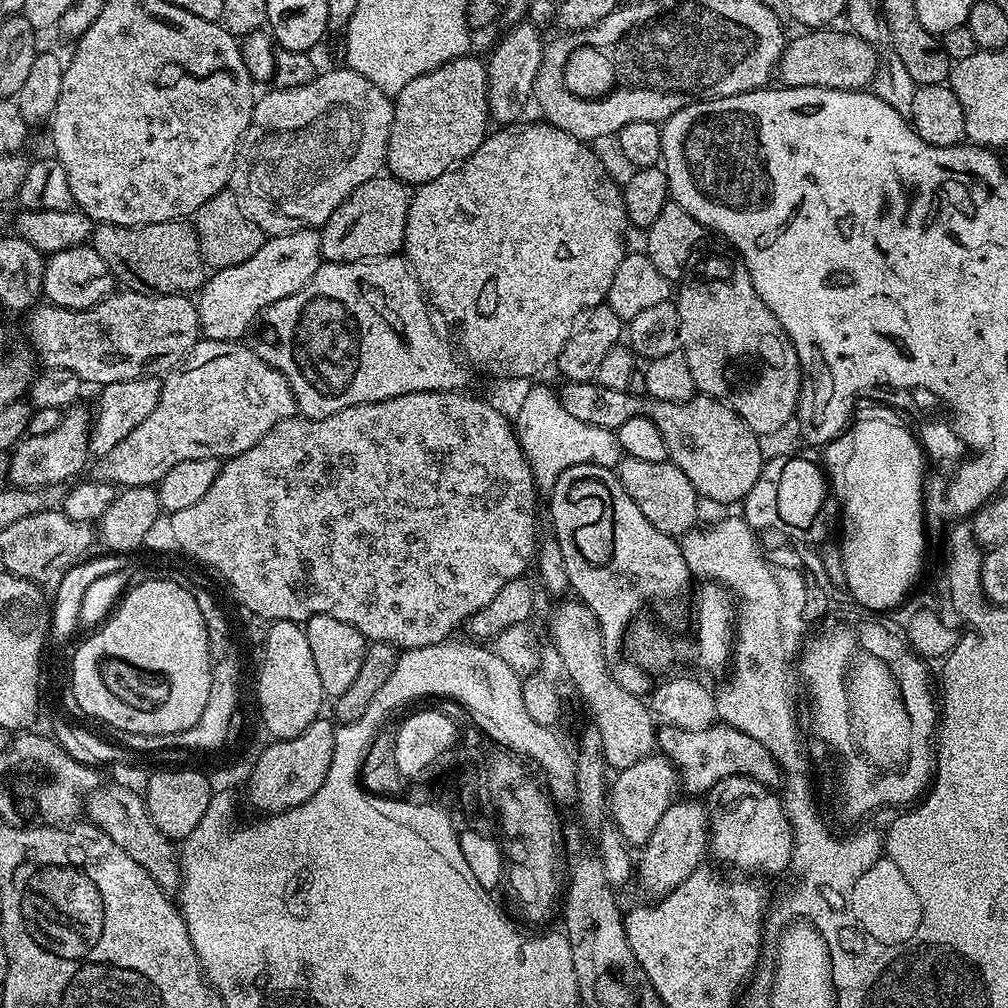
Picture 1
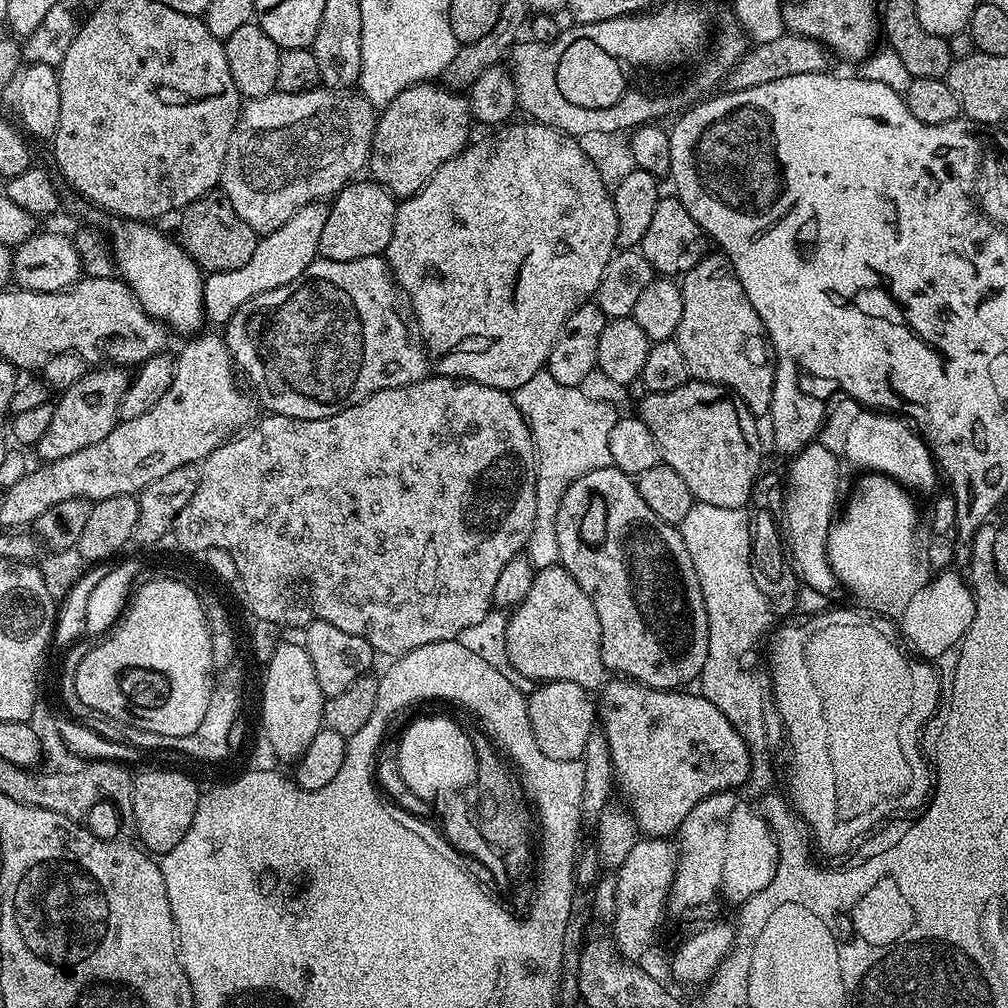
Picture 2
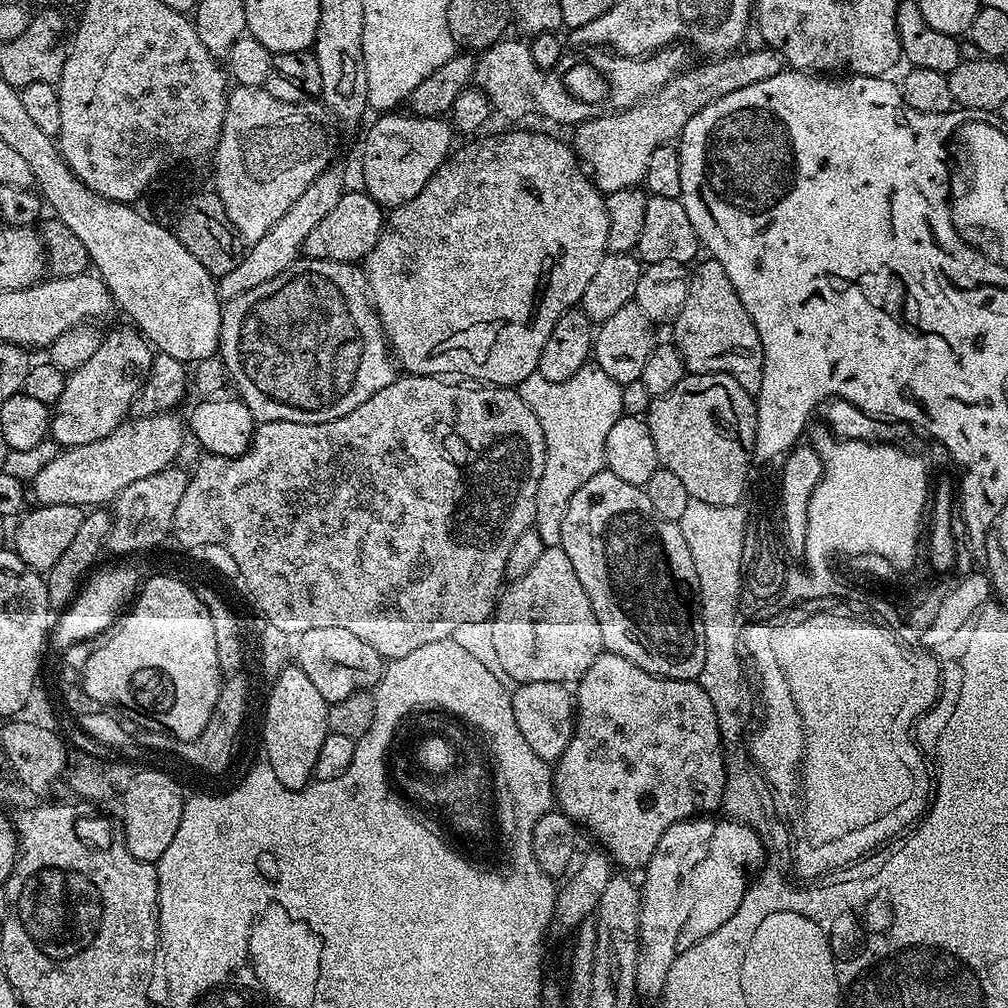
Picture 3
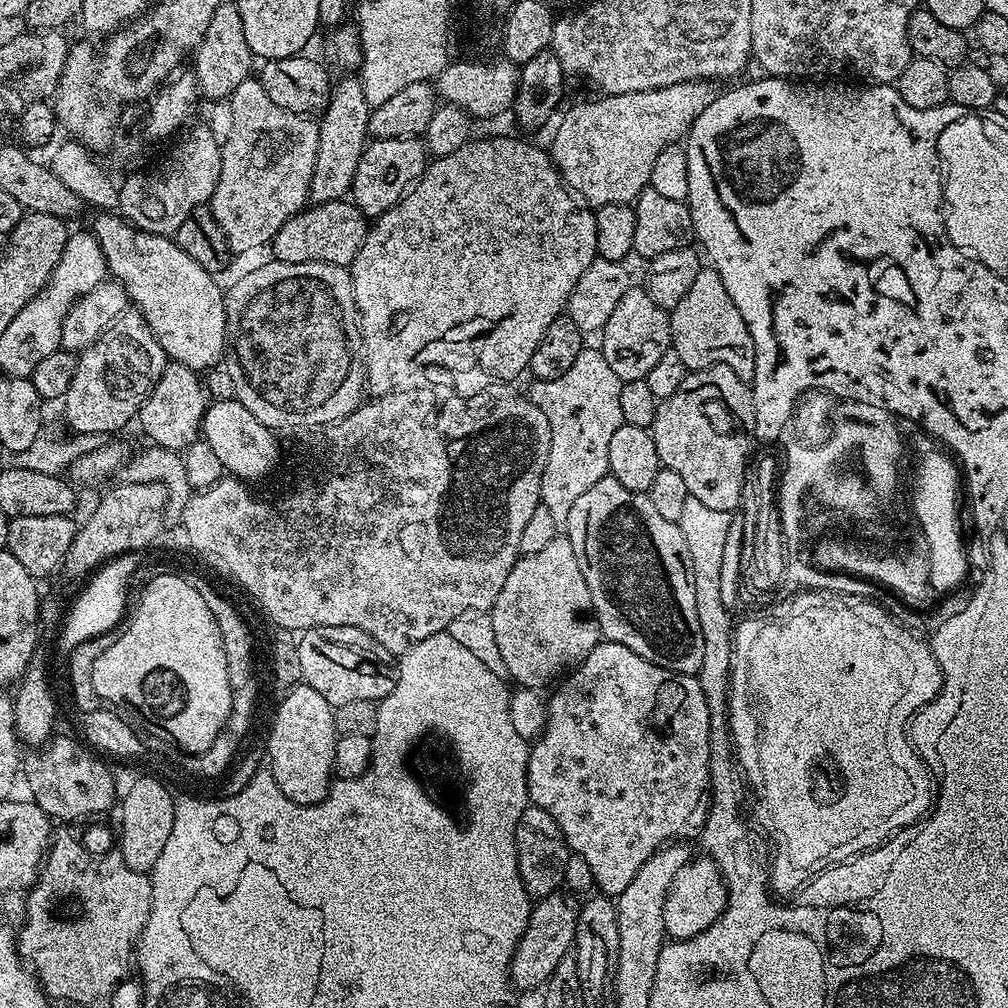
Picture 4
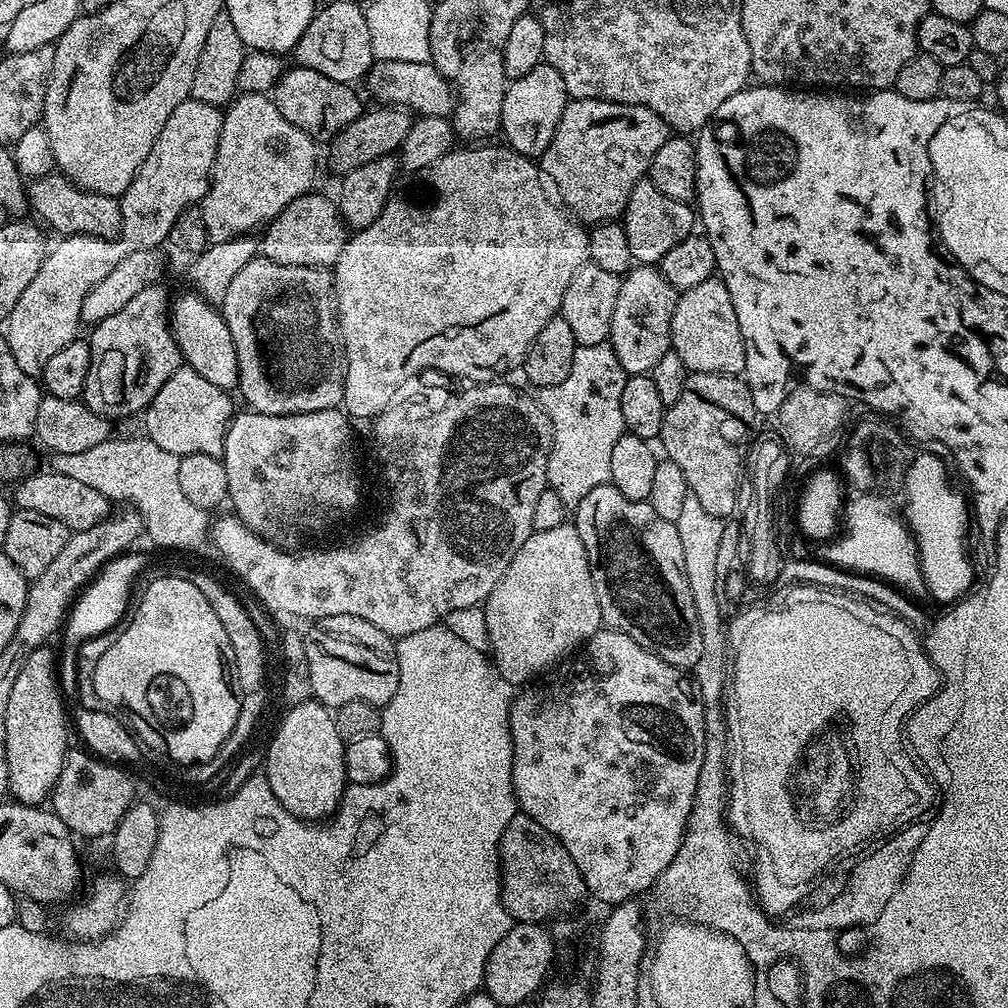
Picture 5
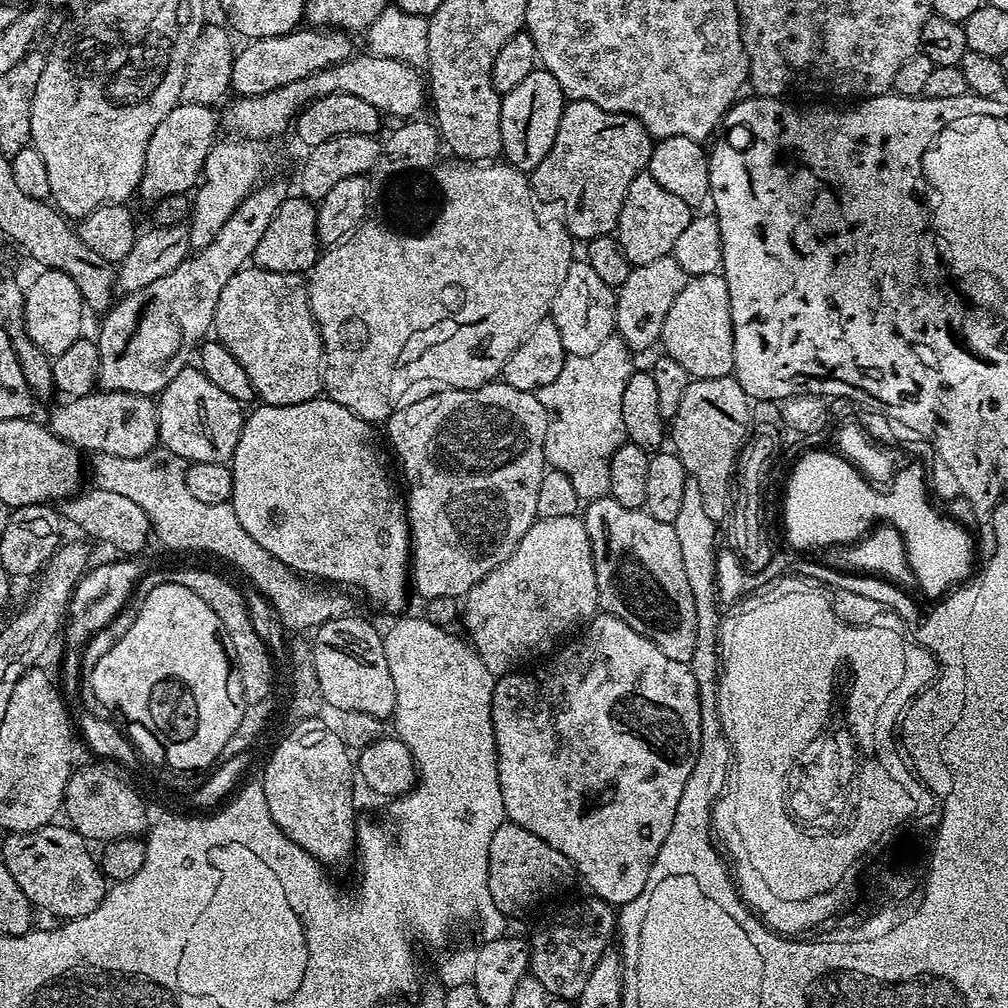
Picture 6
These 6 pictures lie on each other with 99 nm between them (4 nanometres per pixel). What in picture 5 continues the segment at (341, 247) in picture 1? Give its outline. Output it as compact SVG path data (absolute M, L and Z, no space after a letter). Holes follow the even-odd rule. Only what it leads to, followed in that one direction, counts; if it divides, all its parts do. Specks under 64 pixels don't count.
M313 190L294 198L277 216L267 221L264 237L259 237L258 248L263 259L278 262L278 266L310 266L331 269L338 262L338 254L346 246L349 229L340 219L337 201Z

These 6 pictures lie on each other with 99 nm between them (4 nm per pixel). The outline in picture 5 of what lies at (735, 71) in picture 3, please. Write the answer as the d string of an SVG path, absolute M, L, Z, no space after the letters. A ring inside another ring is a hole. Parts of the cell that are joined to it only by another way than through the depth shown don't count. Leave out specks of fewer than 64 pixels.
M569 99L568 105L562 110L558 130L554 130L550 146L546 146L544 153L538 157L538 164L543 175L556 183L557 190L564 195L565 202L569 204L567 207L575 219L588 226L602 224L605 220L623 217L634 186L647 177L654 154L658 154L662 142L666 142L669 135L667 122L654 114L654 110L641 104L619 104L602 99Z

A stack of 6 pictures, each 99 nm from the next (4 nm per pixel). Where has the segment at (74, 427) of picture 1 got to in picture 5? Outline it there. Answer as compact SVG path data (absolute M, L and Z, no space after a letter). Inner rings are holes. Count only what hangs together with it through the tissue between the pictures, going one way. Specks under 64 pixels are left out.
M160 286L144 288L142 294L130 298L118 314L110 314L100 324L91 329L92 336L88 340L90 346L90 374L86 374L86 386L82 397L83 404L109 422L116 422L123 416L143 413L148 403L162 390L166 378L174 374L182 366L180 348L172 336L170 327L170 296Z

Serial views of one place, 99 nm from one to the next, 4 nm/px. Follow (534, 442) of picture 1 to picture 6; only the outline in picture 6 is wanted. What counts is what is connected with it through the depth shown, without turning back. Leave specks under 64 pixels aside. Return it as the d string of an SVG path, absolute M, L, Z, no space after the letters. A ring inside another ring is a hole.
M613 334L593 350L581 356L565 355L564 365L558 378L550 382L550 386L542 386L539 390L540 401L548 415L546 426L546 446L544 458L549 469L556 469L566 474L574 485L581 501L597 500L608 495L610 484L610 462L614 454L626 443L622 426L622 394L626 390L626 382L630 382L634 371L632 365L634 353L626 346L626 342L618 334Z

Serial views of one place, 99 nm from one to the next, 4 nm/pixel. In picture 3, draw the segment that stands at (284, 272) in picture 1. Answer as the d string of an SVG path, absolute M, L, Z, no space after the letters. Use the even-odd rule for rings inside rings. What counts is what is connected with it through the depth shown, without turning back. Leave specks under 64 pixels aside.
M329 170L314 178L314 182L310 182L310 186L306 186L306 190L302 190L302 195L294 201L294 206L290 206L290 210L286 210L286 214L282 214L282 218L278 218L270 230L266 230L264 237L241 255L238 266L234 266L230 274L219 277L221 301L230 301L238 294L246 294L246 290L254 290L254 286L262 286L262 282L270 282L270 278L278 278L282 270L301 259L310 230L314 230L314 226L318 226L318 222L322 222L322 218L326 218L334 206L338 206L338 198L342 198L345 191L344 176L340 172Z

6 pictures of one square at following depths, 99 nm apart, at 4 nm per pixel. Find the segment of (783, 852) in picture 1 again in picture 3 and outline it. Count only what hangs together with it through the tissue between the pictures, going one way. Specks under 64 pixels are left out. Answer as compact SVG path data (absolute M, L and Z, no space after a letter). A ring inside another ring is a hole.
M693 818L684 820L678 825L680 832L680 872L676 868L668 868L653 878L652 884L662 891L668 892L672 901L665 910L660 903L664 896L656 888L644 888L640 898L640 949L638 950L638 966L636 967L636 990L641 997L648 1000L663 997L666 986L666 974L670 974L670 966L674 962L676 953L690 950L702 938L714 934L718 926L730 922L742 906L742 898L746 894L750 883L748 872L755 873L763 865L766 857L764 855L764 843L760 835L739 820L723 818L724 820L712 820L716 818Z

